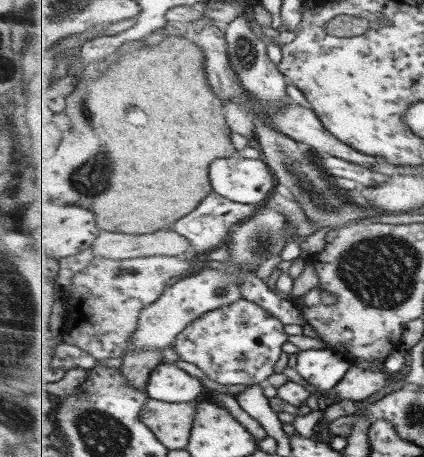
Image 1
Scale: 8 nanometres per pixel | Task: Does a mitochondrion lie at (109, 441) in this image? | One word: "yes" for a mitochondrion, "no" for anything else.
yes

